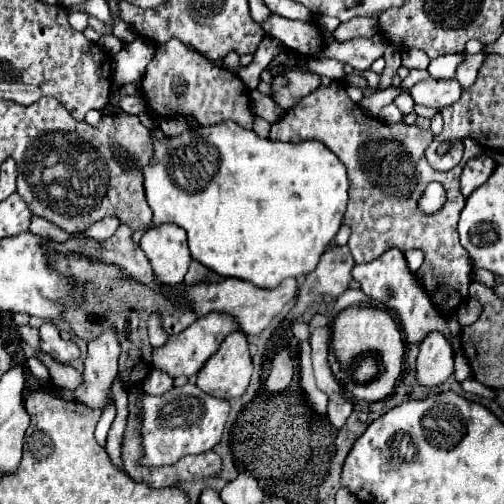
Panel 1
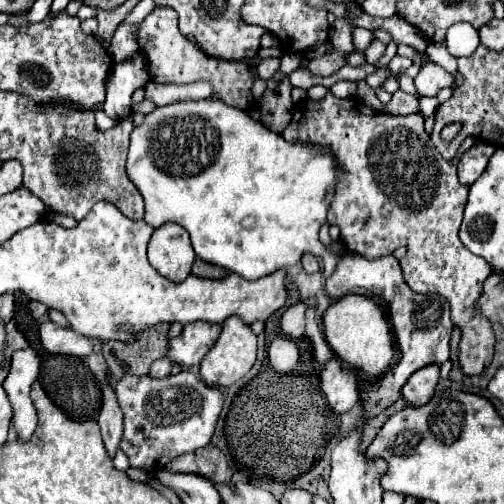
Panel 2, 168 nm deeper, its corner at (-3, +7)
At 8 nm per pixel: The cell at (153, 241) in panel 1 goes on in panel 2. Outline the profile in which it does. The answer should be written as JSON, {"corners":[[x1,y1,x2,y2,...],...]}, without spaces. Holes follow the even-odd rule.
{"corners":[[164,223,148,241,148,261,164,277,174,283,190,275,196,255,190,245,188,231,176,223]]}

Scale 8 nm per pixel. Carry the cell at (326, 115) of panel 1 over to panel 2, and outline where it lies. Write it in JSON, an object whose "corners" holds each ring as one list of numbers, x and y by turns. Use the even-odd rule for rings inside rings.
{"corners":[[326,93,324,99,318,101,316,109,296,109,290,125,284,129,282,137,288,141,300,139,306,143,318,143,332,149,332,153,340,159,340,165,348,171,348,177,340,181,336,187,336,197,328,211,328,223,340,227,340,237,348,251,358,253,366,259,376,259,380,255,388,255,398,247,406,247,407,254,400,260,404,279,412,291,416,293,432,293,442,295,452,309,454,325,462,327,460,341,460,365,466,375,480,375,492,361,494,355,494,333,484,317,474,311,474,303,480,297,482,283,492,273,492,267,478,255,470,253,458,237,458,229,462,223,462,211,468,197,468,187,460,185,456,175,456,165,460,155,464,155,474,139,468,137,460,153,452,161,444,161,438,151,430,145,428,133,424,131,422,115,386,115,372,111,362,101,338,99,332,93]]}

